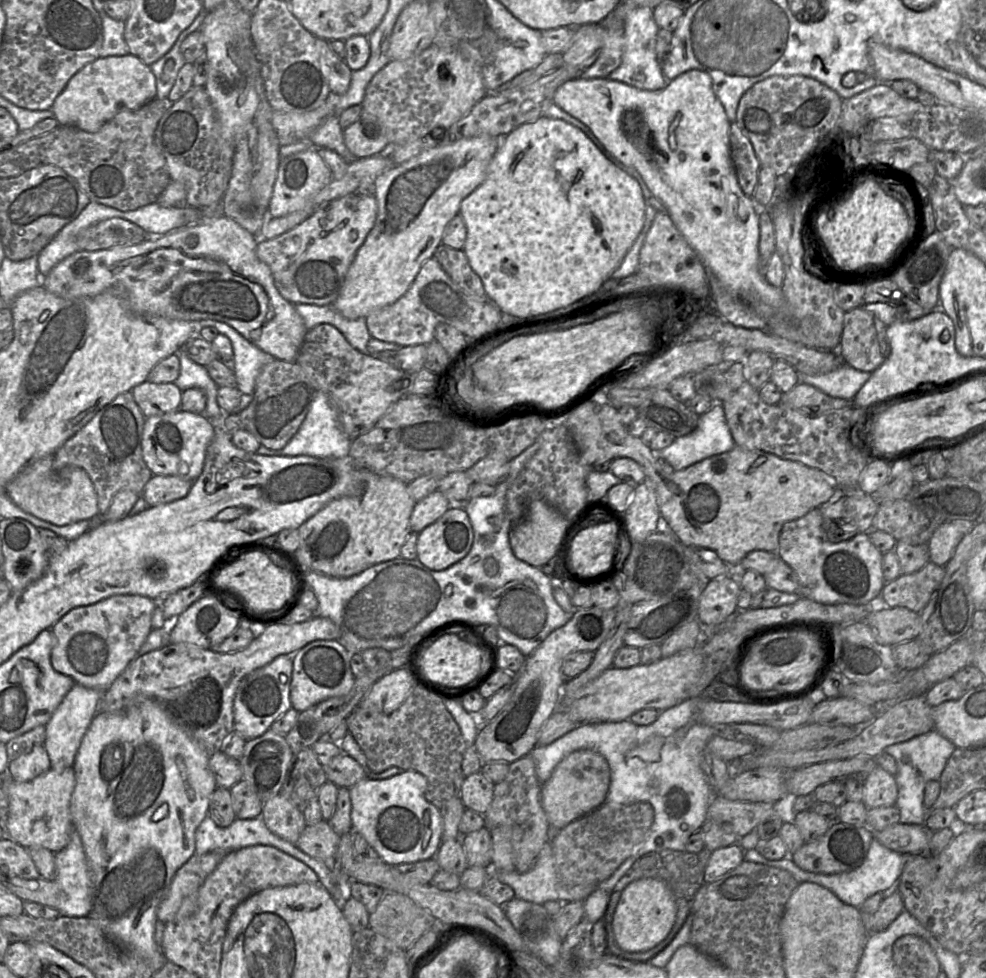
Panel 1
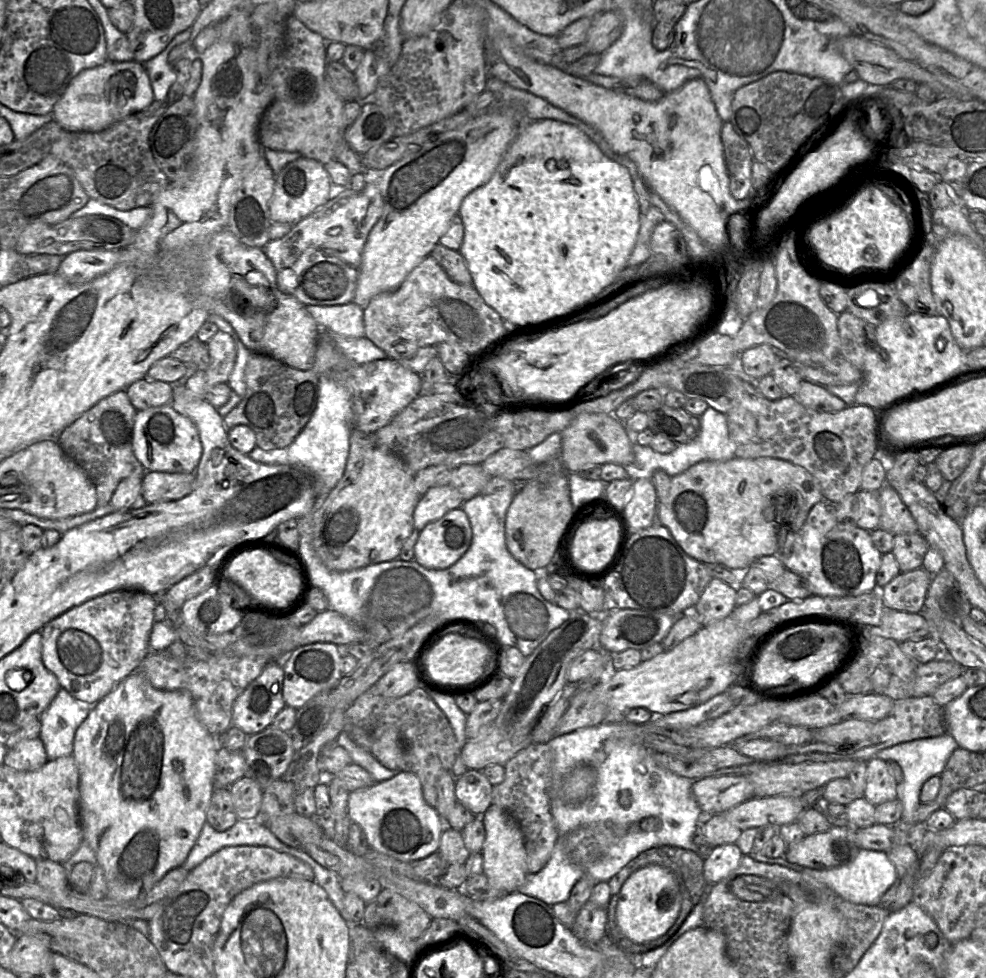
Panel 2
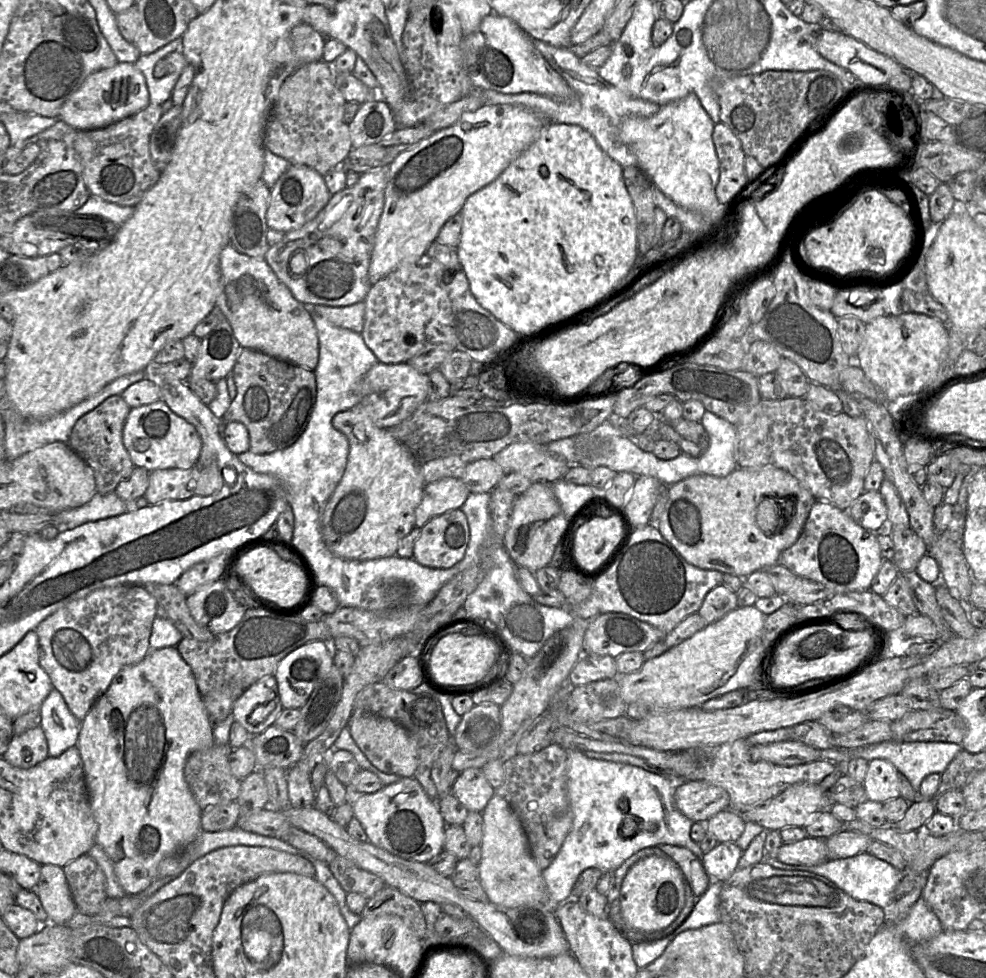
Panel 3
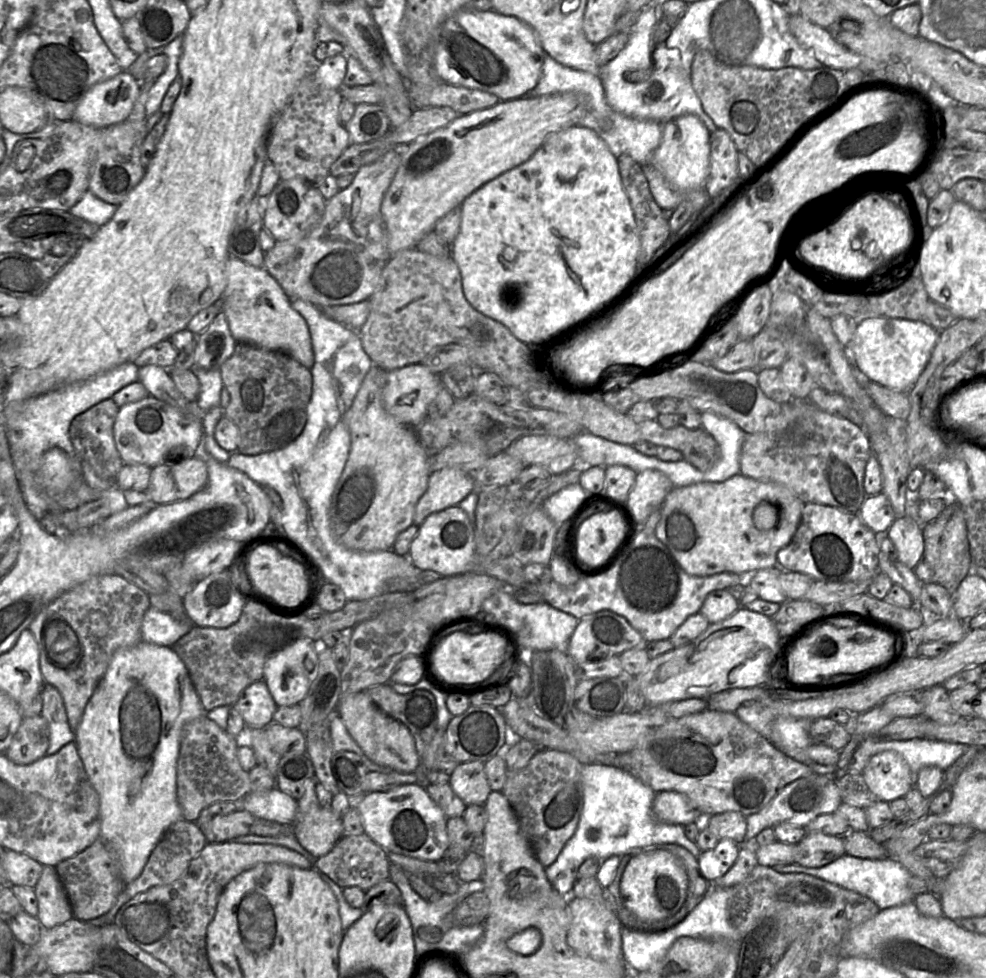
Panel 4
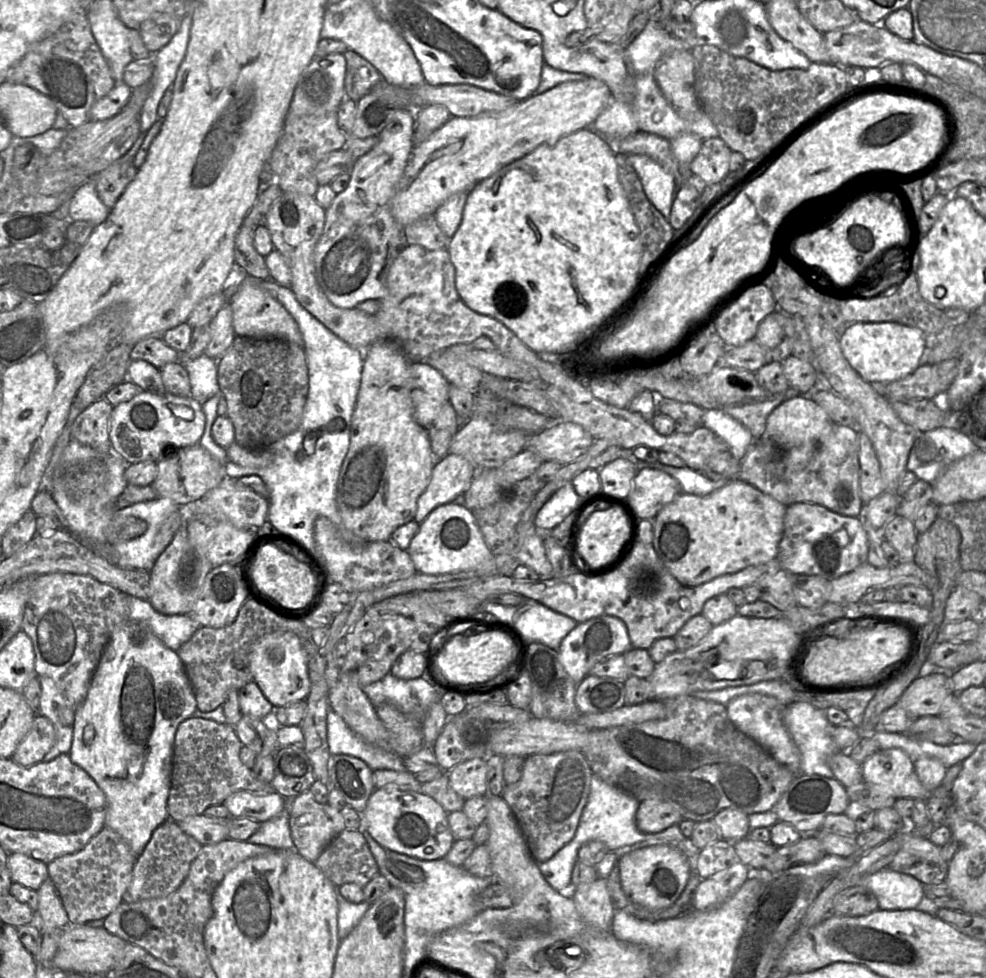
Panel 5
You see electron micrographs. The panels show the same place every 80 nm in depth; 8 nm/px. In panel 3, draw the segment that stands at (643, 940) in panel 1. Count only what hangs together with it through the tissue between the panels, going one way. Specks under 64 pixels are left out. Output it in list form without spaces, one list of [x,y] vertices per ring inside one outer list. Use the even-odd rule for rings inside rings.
[[[649,856],[637,861],[625,875],[620,890],[621,916],[635,931],[653,933],[667,928],[684,906],[684,877],[670,859]]]

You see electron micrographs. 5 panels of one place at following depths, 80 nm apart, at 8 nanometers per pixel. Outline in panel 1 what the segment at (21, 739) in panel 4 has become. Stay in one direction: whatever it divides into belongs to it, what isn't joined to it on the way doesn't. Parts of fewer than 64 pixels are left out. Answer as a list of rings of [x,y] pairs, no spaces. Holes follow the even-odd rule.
[[[37,745],[31,752],[24,754],[8,764],[8,772],[14,781],[30,781],[51,768],[51,762],[45,746]]]

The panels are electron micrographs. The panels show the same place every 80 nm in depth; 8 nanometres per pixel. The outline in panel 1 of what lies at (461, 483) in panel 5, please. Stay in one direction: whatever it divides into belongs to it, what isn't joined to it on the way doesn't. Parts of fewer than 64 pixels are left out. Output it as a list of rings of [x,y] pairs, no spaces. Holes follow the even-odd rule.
[[[438,490],[416,502],[410,517],[411,531],[420,533],[436,522],[451,506],[449,500]]]

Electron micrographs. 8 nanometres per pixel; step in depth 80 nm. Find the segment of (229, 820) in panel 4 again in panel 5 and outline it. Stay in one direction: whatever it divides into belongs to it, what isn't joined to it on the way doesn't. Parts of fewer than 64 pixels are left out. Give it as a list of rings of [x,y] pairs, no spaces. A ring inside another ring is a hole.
[[[196,815],[177,823],[186,834],[195,838],[202,846],[216,844],[228,839],[229,818]]]

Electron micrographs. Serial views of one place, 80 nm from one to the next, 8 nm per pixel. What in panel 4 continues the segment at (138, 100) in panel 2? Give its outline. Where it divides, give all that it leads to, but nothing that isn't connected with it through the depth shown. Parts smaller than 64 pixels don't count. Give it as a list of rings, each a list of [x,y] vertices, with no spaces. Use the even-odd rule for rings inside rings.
[[[129,71],[95,84],[77,106],[73,121],[106,128],[125,121],[140,94],[141,83]]]

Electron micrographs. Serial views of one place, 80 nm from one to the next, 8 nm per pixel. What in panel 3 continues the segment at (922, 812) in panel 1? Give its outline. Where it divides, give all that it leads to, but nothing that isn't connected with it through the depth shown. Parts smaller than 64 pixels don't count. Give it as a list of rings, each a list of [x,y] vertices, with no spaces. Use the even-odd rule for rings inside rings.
[[[892,740],[844,749],[851,750],[850,760],[854,757],[861,757],[868,761],[872,759],[884,759],[891,762],[898,772],[902,773],[907,778],[913,789],[918,792],[923,779],[929,774],[942,774],[963,747],[961,744],[948,742],[899,742]]]

